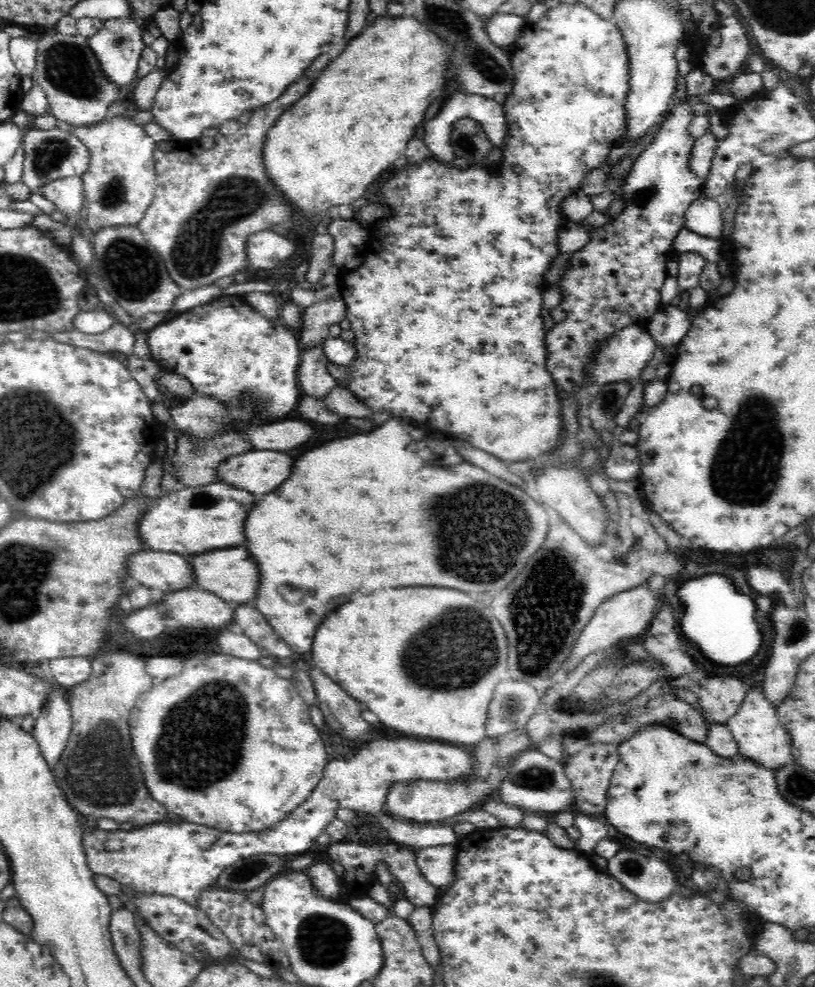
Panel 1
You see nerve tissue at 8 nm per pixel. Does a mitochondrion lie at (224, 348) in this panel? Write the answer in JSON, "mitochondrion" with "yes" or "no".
{"mitochondrion":"yes"}

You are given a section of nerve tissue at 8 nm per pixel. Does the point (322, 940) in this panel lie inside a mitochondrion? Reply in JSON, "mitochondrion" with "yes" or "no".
{"mitochondrion":"yes"}

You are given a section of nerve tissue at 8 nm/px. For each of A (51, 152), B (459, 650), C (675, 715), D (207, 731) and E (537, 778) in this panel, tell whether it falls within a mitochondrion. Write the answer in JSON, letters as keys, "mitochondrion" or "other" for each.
{"A":"mitochondrion","B":"mitochondrion","C":"mitochondrion","D":"mitochondrion","E":"mitochondrion"}

